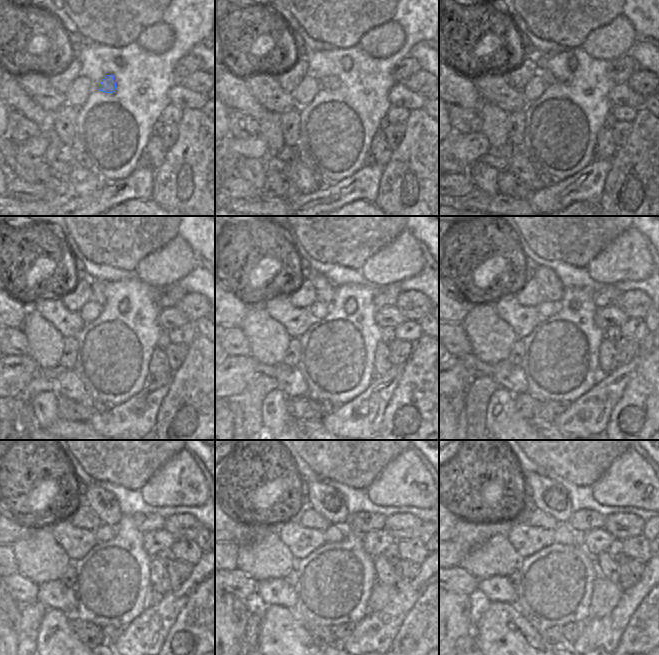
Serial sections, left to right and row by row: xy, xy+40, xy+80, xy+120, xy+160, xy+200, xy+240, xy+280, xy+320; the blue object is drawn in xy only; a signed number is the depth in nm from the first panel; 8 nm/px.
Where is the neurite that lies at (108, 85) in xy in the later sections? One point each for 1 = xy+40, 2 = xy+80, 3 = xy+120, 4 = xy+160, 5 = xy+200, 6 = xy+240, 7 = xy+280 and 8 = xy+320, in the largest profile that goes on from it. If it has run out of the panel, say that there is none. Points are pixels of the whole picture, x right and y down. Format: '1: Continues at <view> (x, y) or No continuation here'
1: Continues at xy+40 (330, 82)
2: Continues at xy+80 (542, 71)
3: Continues at xy+120 (98, 296)
4: Continues at xy+160 (325, 289)
5: Continues at xy+200 (551, 287)
6: Continues at xy+240 (102, 502)
7: Continues at xy+280 (327, 501)
8: Continues at xy+320 (545, 494).

